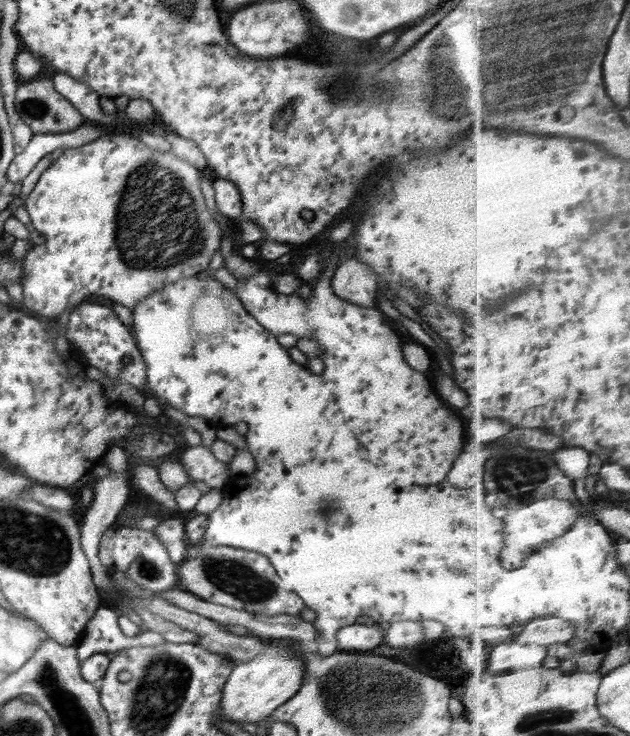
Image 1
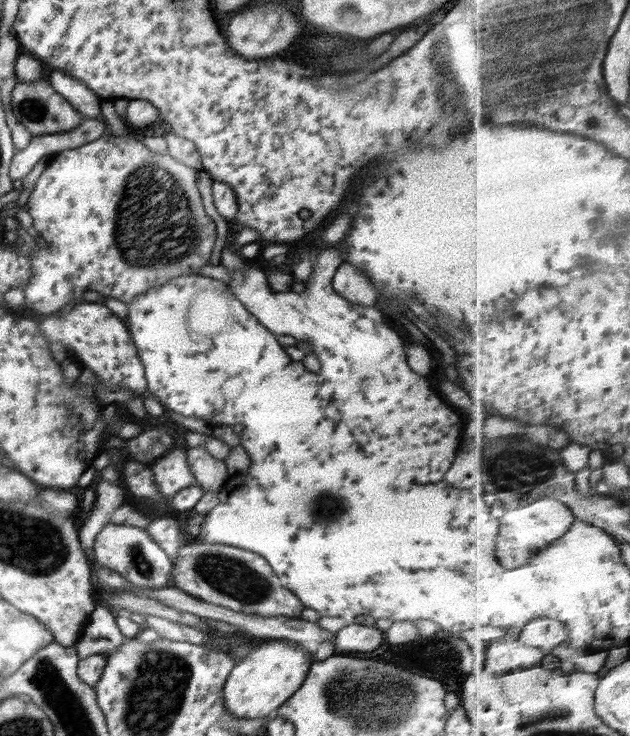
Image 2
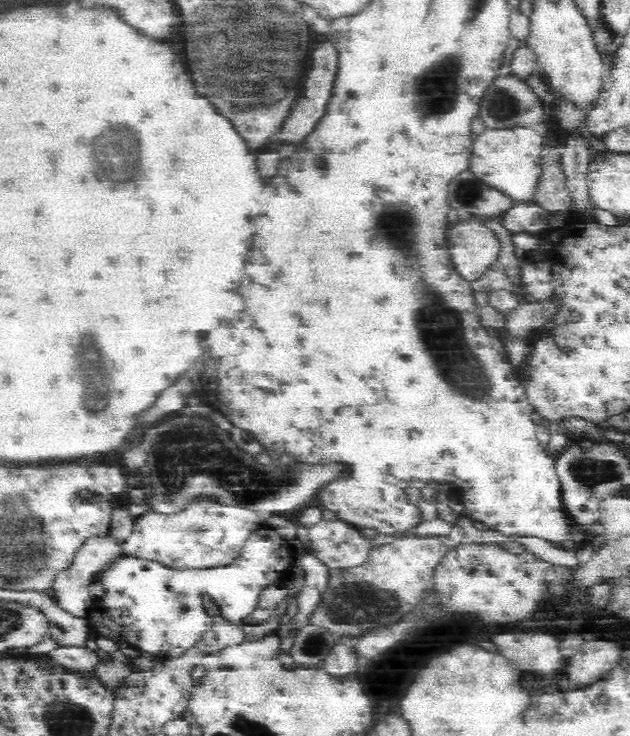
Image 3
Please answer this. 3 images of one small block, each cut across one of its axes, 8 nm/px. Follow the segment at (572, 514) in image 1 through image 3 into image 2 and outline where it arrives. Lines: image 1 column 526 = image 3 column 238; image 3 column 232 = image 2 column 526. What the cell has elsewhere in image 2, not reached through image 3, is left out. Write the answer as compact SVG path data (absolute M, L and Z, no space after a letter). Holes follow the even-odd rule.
M546 498L526 503L522 508L509 508L502 517L502 542L498 540L498 557L506 568L518 570L518 566L522 568L530 564L532 558L567 536L576 523L575 512L563 500Z

